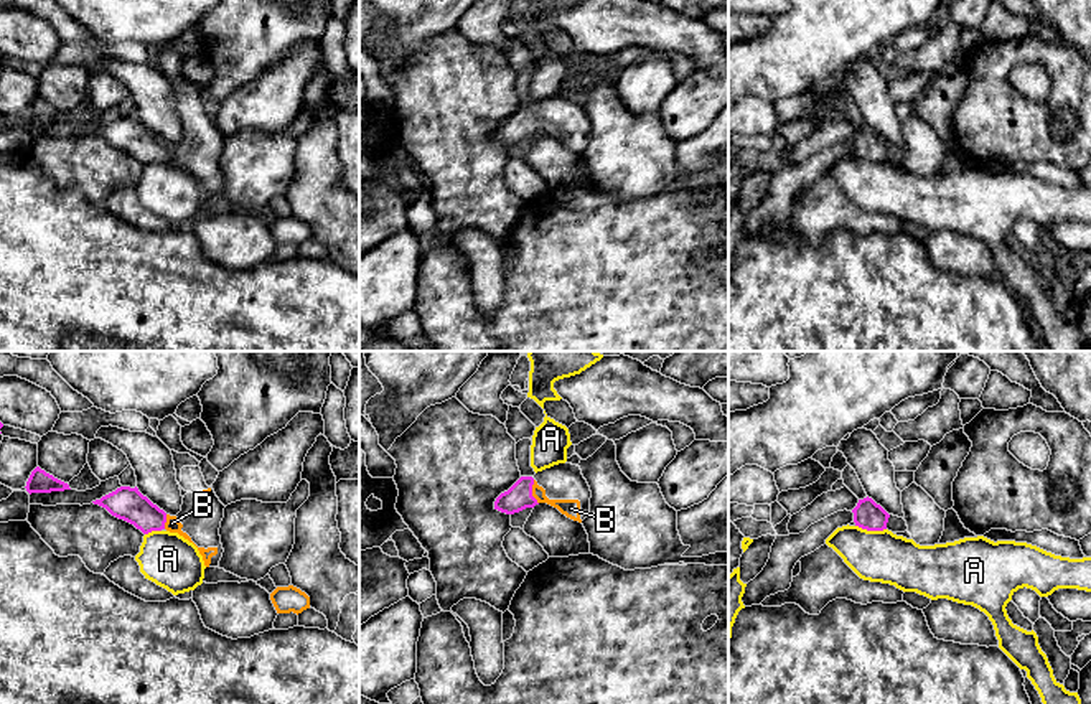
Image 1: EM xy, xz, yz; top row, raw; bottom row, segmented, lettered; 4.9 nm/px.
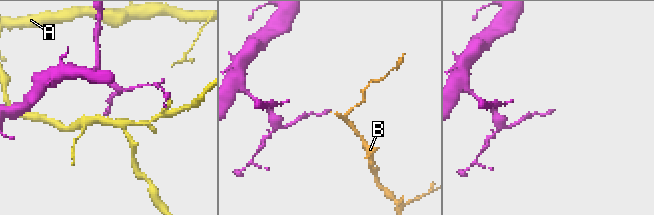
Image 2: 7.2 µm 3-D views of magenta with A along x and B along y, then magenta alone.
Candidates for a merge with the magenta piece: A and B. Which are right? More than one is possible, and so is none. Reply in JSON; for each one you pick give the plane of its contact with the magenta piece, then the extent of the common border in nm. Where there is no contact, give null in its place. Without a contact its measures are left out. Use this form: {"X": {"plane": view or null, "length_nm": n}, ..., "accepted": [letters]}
{"B": {"plane": "xz", "length_nm": 120}, "accepted": ["B"]}

